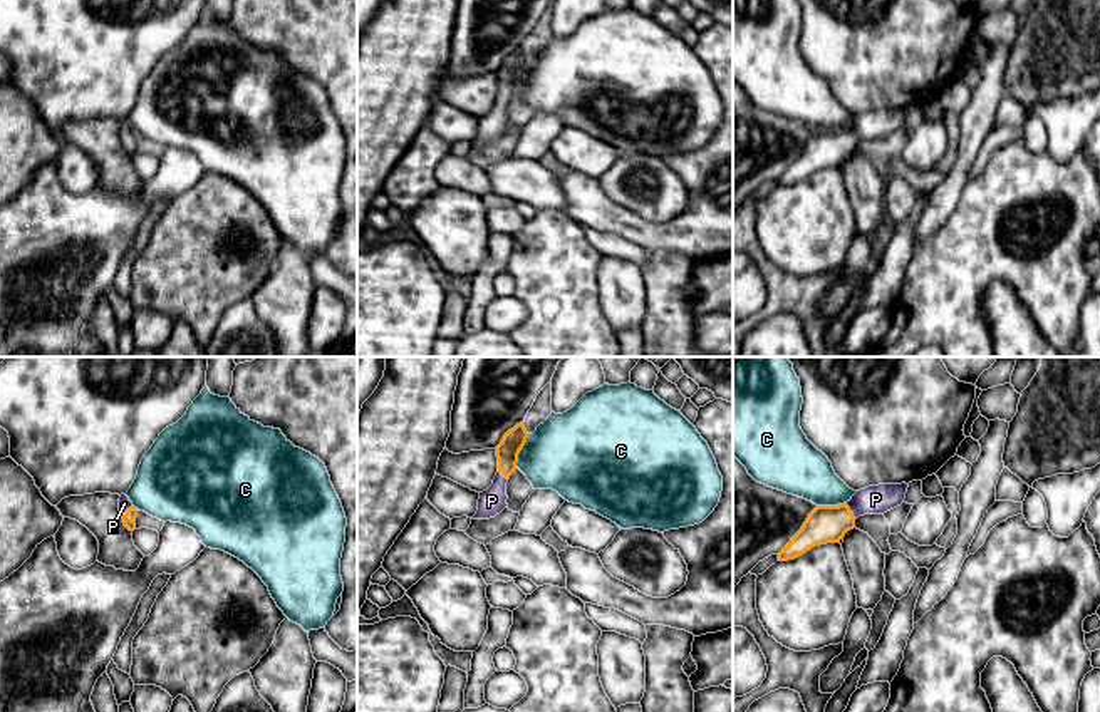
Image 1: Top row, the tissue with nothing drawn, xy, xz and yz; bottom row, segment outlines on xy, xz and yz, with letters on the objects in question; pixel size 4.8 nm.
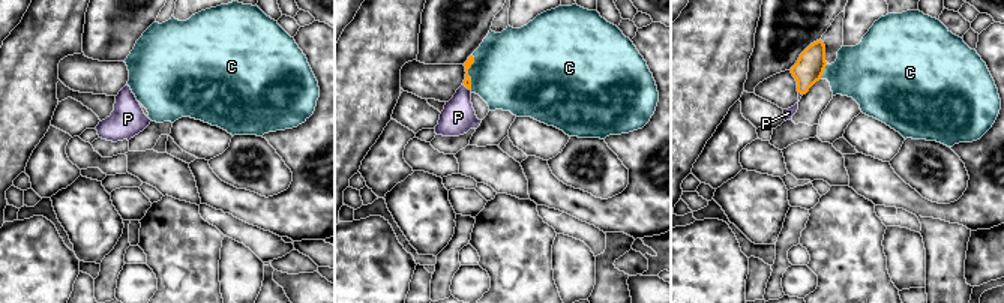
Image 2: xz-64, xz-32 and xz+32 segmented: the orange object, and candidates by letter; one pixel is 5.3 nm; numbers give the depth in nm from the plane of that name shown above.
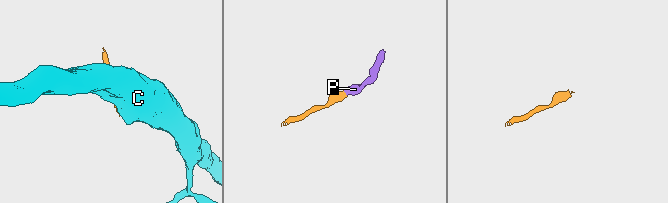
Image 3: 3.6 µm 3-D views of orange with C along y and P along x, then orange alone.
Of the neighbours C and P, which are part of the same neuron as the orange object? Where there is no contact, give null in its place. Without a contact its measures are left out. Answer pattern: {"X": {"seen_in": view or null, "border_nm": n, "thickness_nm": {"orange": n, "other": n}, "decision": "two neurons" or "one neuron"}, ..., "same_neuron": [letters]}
{"C": {"seen_in": "xz", "border_nm": 170, "thickness_nm": {"orange": 110, "other": 400}, "decision": "two neurons"}, "P": {"seen_in": "yz", "border_nm": 90, "thickness_nm": {"orange": 180, "other": 140}, "decision": "one neuron"}, "same_neuron": ["P"]}

